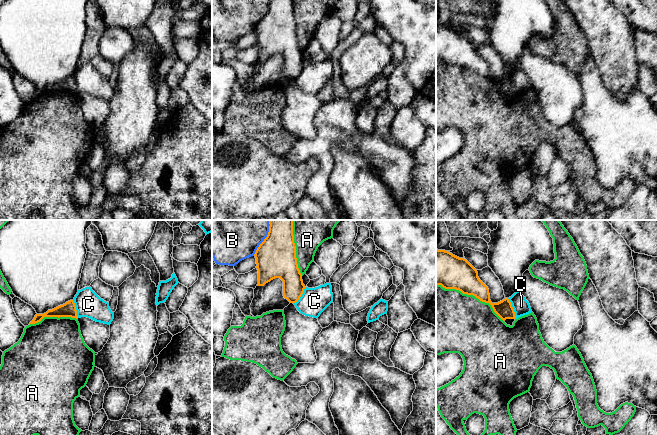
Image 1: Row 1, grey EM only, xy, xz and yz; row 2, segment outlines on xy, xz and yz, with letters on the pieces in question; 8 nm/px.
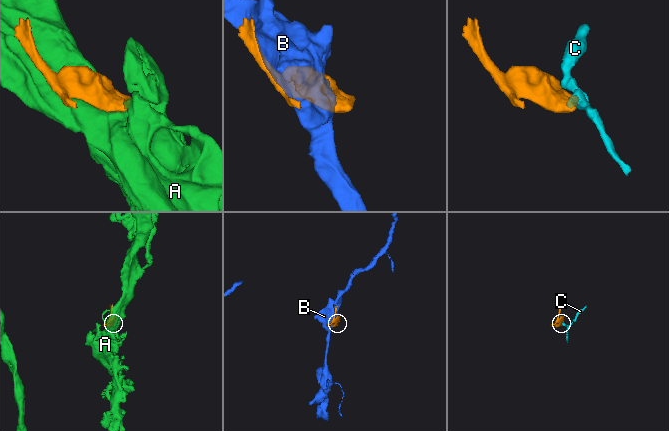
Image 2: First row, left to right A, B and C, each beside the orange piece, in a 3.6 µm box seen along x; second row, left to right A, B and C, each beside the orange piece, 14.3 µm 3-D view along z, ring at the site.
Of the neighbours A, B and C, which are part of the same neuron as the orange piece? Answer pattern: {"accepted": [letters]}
{"accepted": []}

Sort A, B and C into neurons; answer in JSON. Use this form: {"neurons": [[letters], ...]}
{"neurons": [["A"], ["B"], ["C"]]}

